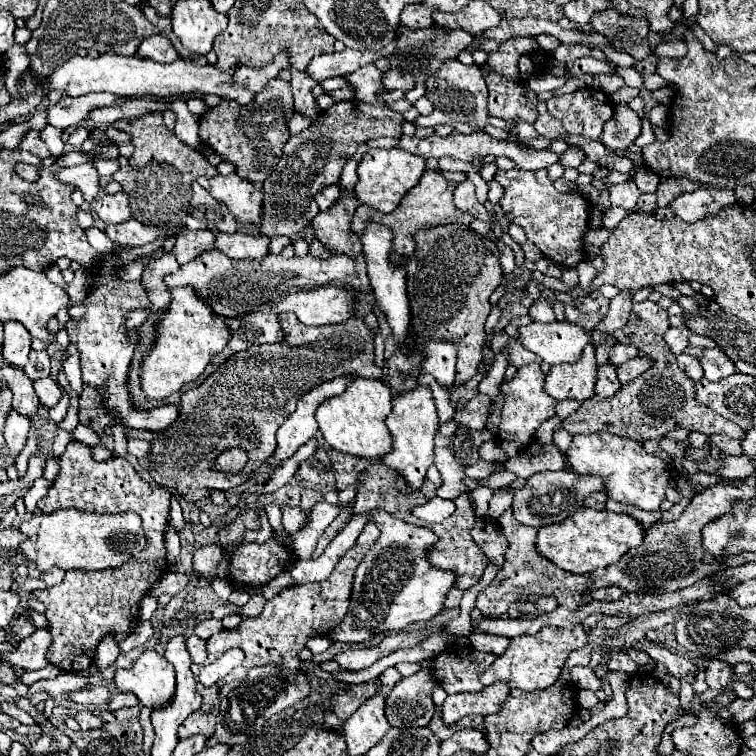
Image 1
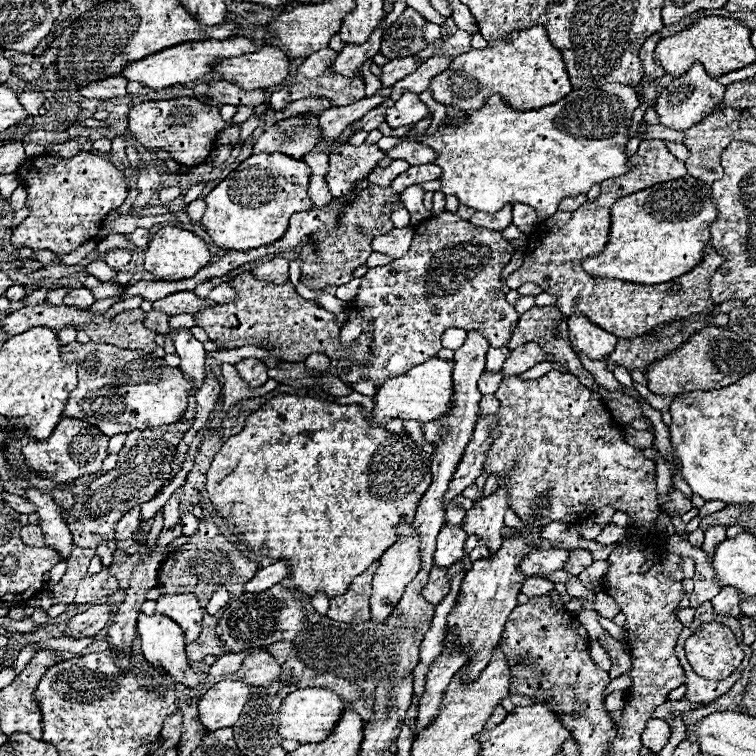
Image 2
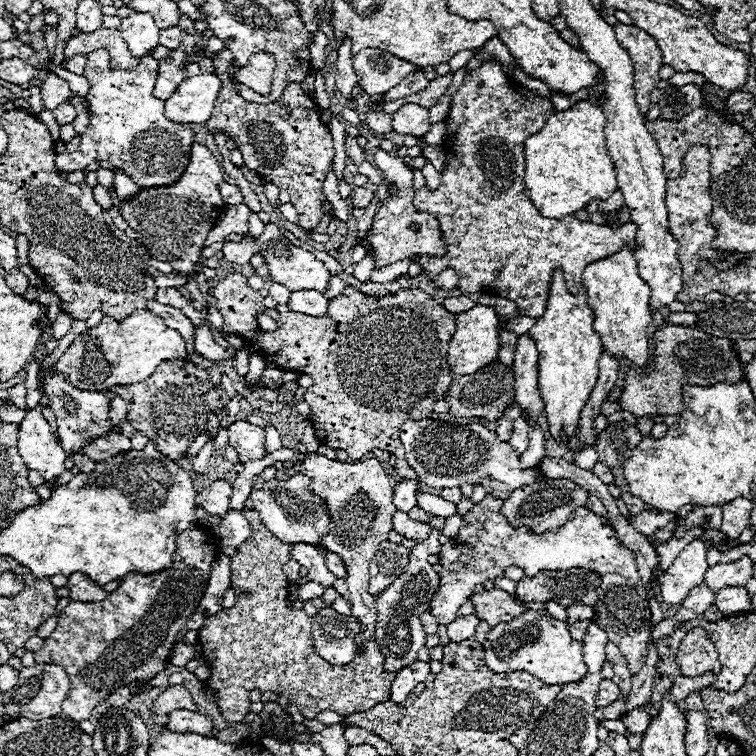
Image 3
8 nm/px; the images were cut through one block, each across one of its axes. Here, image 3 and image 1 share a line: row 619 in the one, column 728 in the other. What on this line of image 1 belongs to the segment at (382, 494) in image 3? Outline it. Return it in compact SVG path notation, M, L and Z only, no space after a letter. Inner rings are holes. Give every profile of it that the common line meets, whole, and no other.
M720 348L704 350L704 356L700 358L700 362L702 362L702 368L704 368L704 378L708 378L710 382L718 382L718 380L736 372L734 362L730 362L726 352L720 350Z

